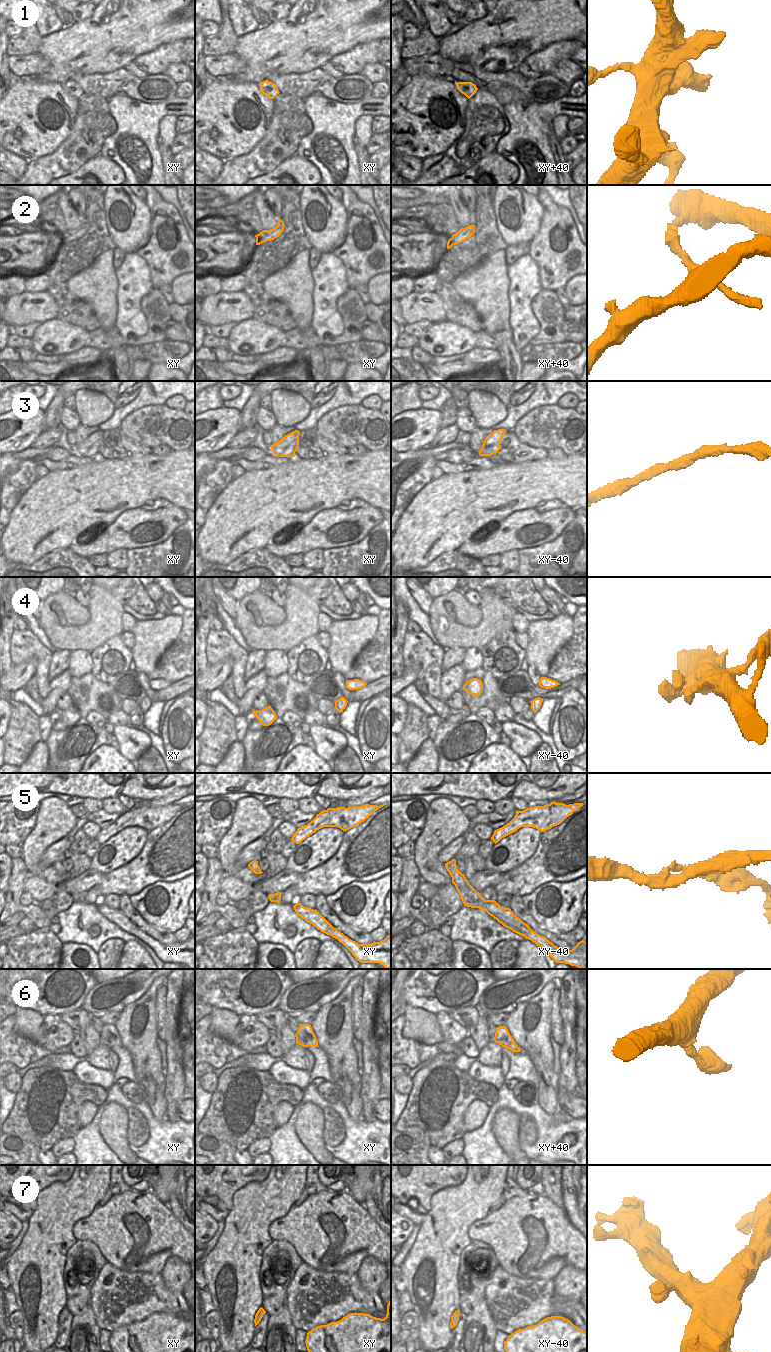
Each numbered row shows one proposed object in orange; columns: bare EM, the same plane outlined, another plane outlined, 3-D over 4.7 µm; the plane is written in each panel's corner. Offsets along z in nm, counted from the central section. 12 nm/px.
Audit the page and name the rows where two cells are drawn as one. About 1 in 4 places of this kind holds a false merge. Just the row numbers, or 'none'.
2

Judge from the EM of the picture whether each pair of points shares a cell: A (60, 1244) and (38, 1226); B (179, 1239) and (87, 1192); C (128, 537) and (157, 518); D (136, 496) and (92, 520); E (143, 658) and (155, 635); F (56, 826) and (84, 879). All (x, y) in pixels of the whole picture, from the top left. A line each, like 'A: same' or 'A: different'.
A: same
B: different
C: same
D: same
E: same
F: different

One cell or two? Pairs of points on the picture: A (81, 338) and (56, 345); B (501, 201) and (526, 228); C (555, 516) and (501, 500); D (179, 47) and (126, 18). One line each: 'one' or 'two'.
A: one
B: one
C: two
D: two

